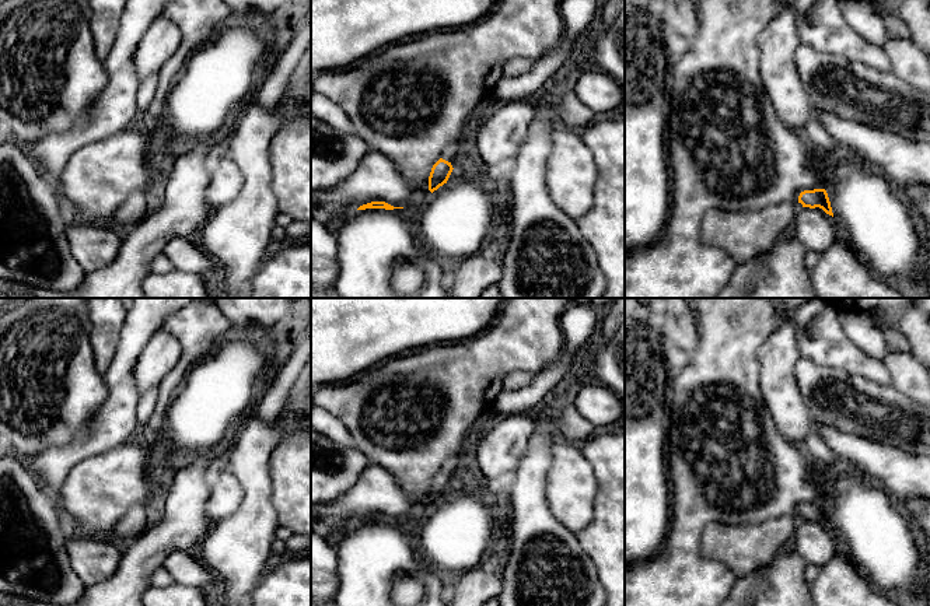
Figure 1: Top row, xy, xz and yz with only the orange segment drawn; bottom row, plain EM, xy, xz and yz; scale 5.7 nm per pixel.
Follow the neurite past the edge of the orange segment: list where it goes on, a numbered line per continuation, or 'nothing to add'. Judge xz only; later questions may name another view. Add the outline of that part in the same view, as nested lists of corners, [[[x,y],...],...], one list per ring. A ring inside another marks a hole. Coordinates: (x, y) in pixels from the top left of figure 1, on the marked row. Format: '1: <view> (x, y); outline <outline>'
1: xz (451, 151); outline [[[450,143],[443,150],[441,158],[451,162],[452,160],[455,160],[458,157],[458,154],[461,153],[462,148],[464,148],[464,146],[459,143]]]

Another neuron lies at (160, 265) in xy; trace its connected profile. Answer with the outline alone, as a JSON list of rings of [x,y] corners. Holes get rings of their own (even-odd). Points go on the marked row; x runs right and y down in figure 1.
[[[158,255],[150,263],[150,272],[157,274],[165,274],[174,270],[174,265],[168,260],[167,256]]]

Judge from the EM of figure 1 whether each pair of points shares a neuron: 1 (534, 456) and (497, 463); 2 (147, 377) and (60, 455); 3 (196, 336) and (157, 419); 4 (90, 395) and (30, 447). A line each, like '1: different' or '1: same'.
1: different
2: different
3: same
4: same

